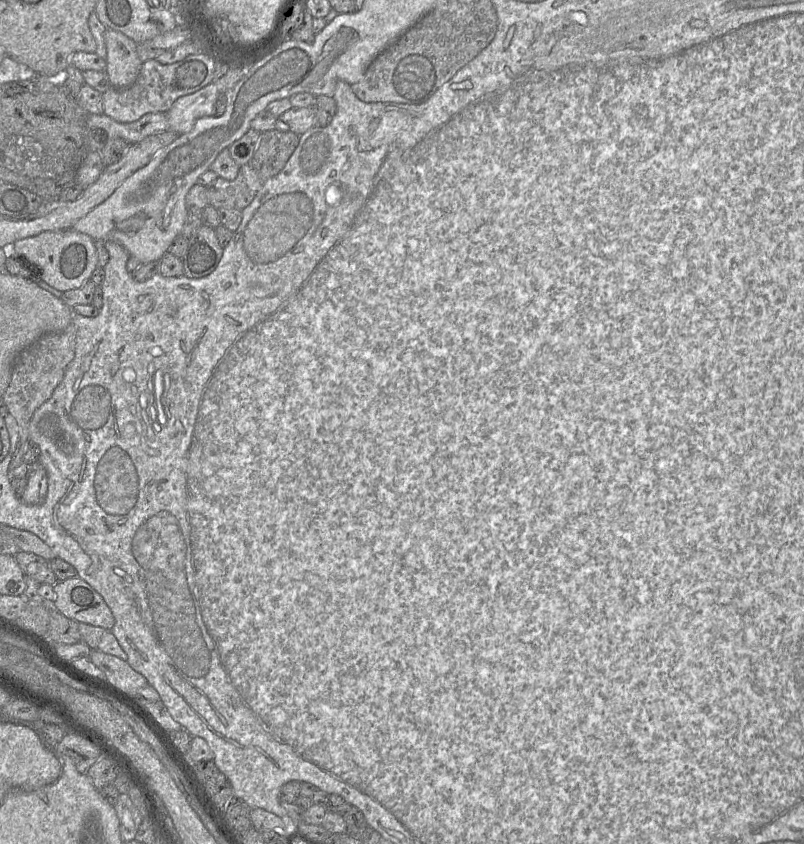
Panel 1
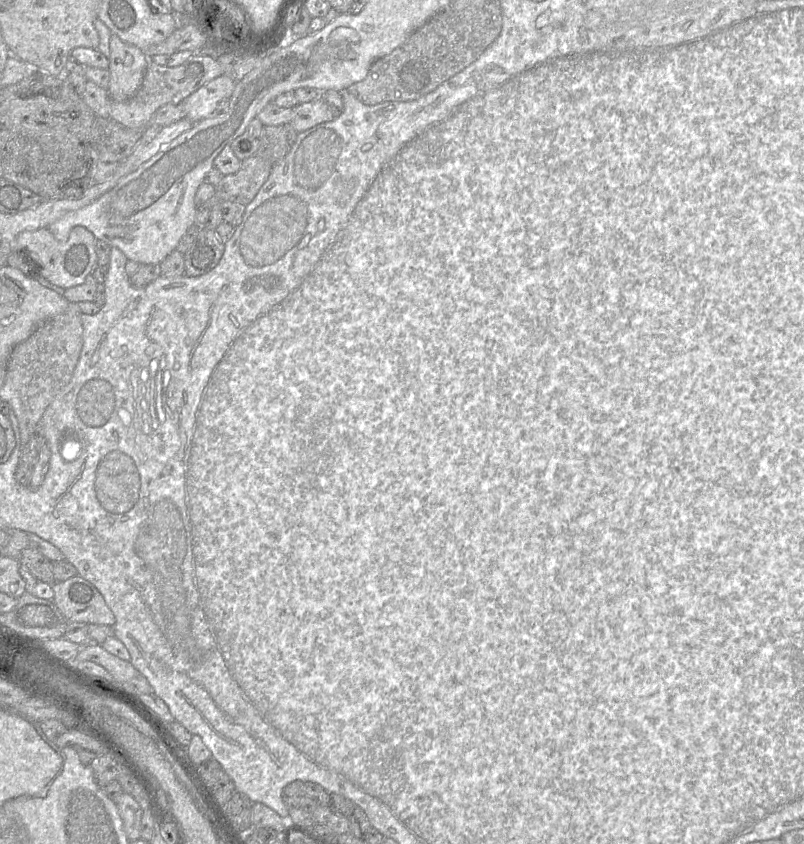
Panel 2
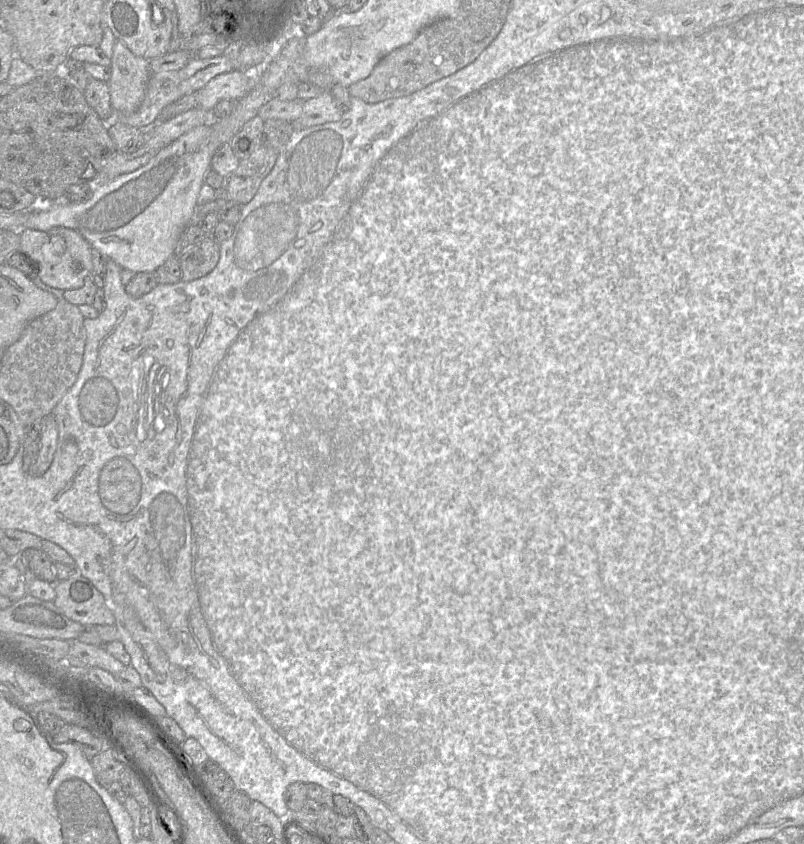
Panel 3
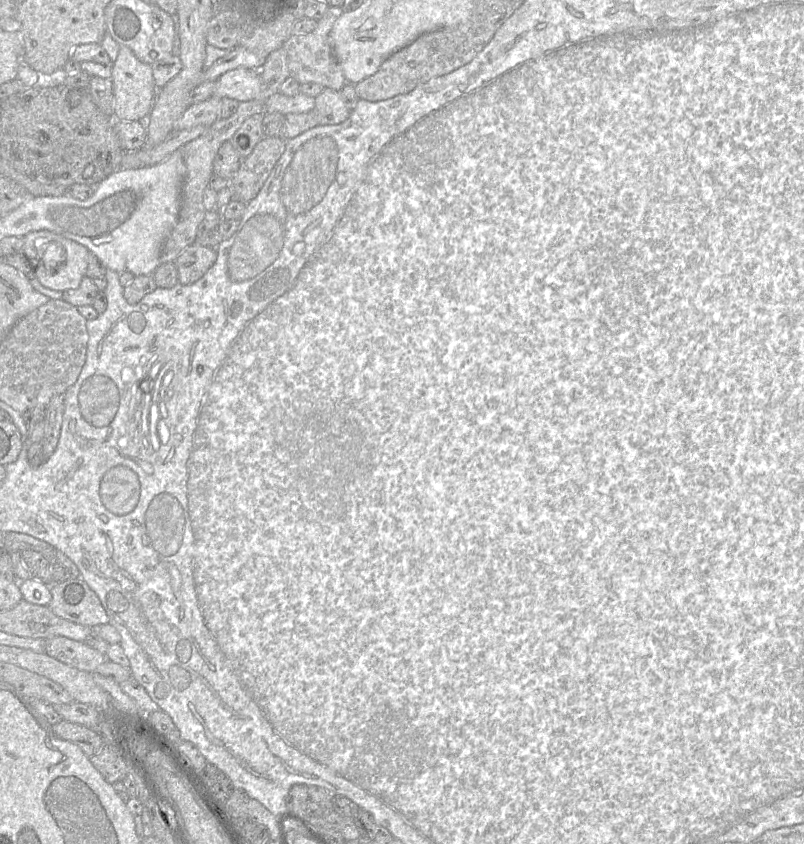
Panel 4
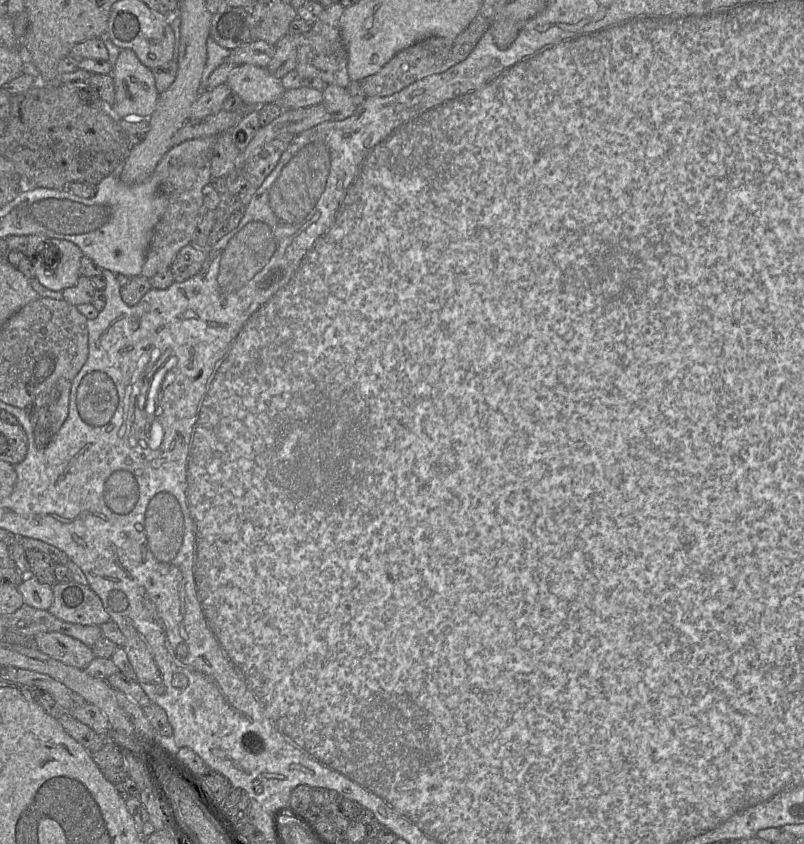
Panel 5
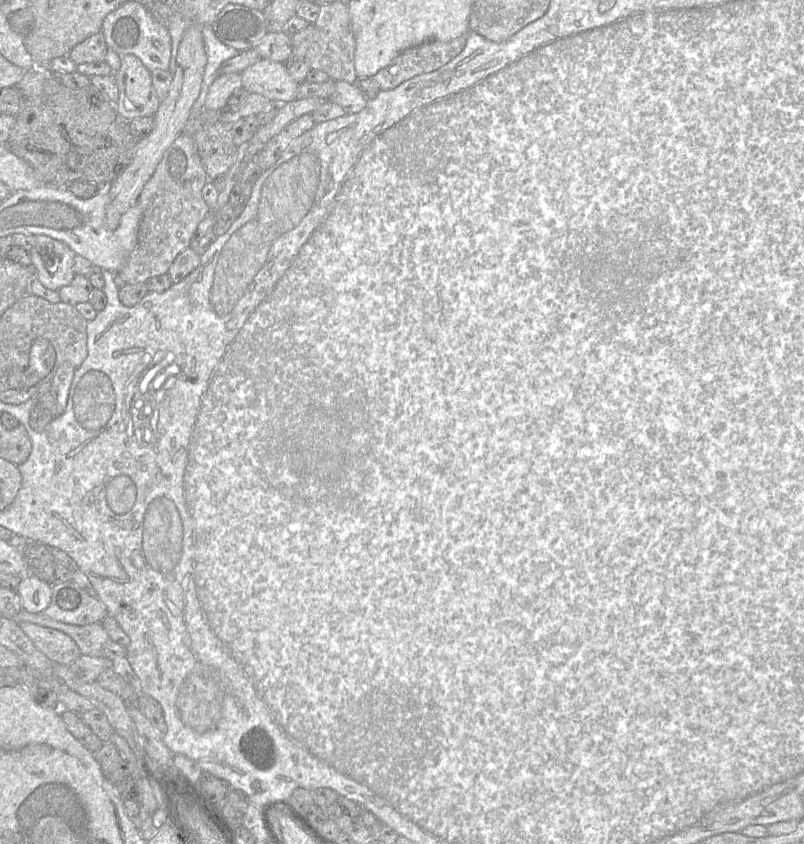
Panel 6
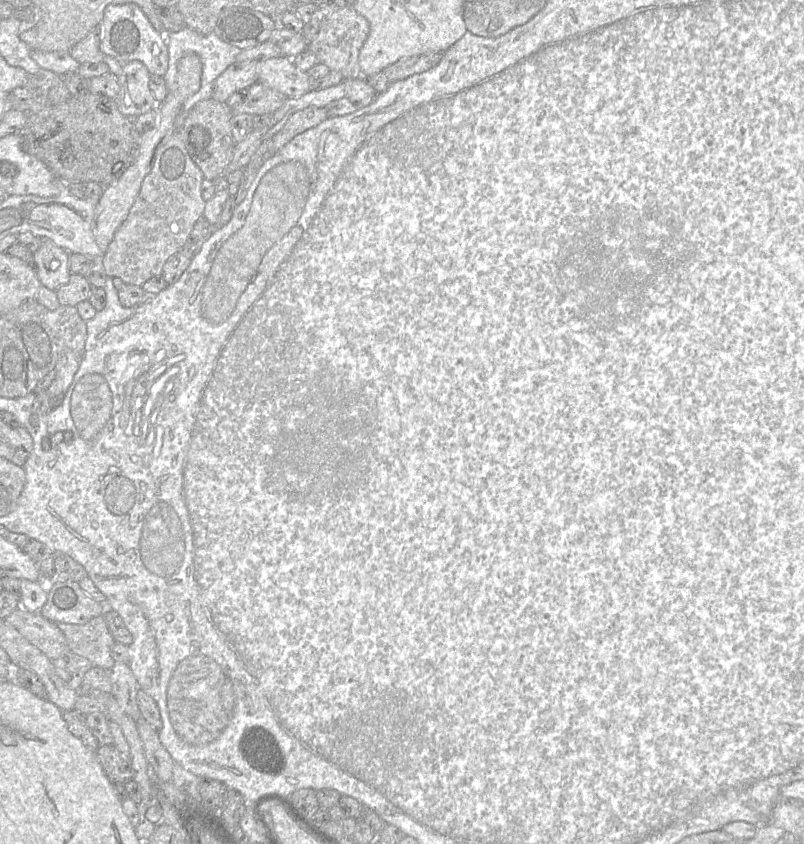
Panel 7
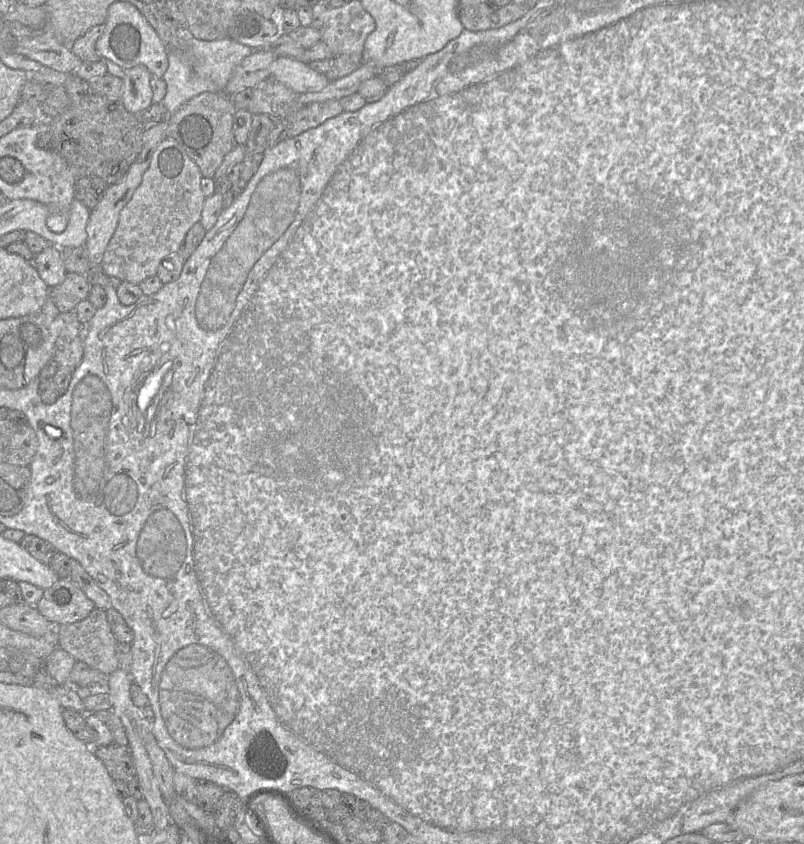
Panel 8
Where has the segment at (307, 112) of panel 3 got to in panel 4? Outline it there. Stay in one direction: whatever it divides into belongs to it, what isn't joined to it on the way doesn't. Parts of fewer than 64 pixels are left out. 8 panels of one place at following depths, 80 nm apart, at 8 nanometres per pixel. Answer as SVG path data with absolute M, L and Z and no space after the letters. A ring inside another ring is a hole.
M324 88L315 97L315 107L318 125L334 125L343 123L350 116L351 111L343 101L340 92L331 88Z

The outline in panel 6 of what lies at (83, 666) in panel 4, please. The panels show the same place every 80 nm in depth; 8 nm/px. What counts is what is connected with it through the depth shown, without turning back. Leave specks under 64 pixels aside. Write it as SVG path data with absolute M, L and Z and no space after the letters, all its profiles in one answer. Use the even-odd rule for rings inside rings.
M29 622L19 626L35 647L54 663L69 666L82 655L74 640L59 630Z

